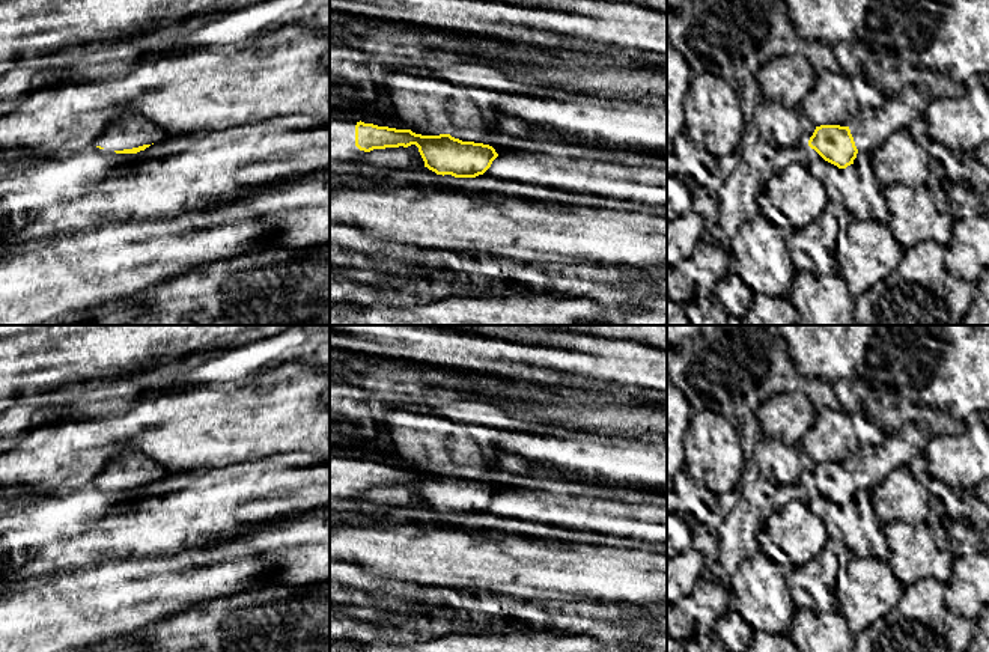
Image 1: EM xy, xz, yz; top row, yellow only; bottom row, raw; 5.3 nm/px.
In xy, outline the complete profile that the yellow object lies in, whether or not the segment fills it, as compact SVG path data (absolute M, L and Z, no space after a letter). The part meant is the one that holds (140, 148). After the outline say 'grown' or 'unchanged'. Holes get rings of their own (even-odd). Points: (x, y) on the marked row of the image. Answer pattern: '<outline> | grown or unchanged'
M125 113L110 122L96 148L116 154L137 154L166 139L166 133L137 113Z | grown

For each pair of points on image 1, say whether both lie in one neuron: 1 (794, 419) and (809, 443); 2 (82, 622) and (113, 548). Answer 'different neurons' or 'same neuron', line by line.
1: different neurons
2: different neurons

